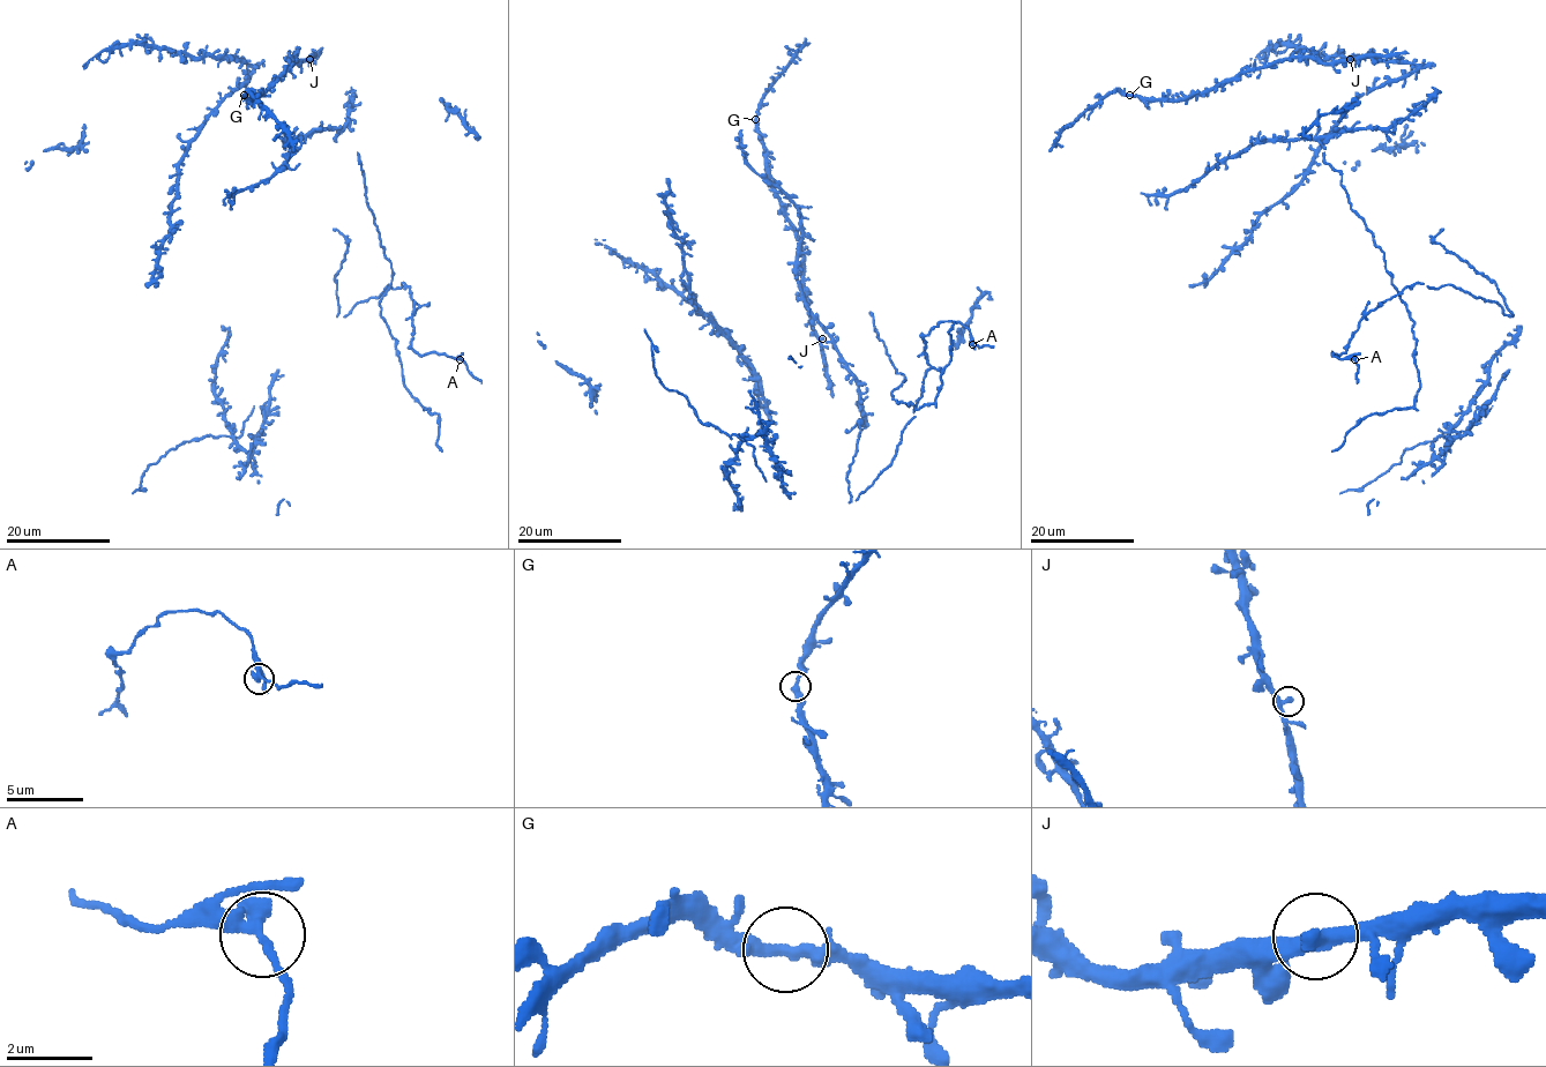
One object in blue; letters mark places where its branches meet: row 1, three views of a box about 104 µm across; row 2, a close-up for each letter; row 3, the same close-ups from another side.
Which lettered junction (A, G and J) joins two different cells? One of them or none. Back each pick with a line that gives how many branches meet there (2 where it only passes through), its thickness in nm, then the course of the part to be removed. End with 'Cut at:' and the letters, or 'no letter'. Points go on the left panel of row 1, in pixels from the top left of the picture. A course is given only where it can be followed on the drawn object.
Cut at: no letter

